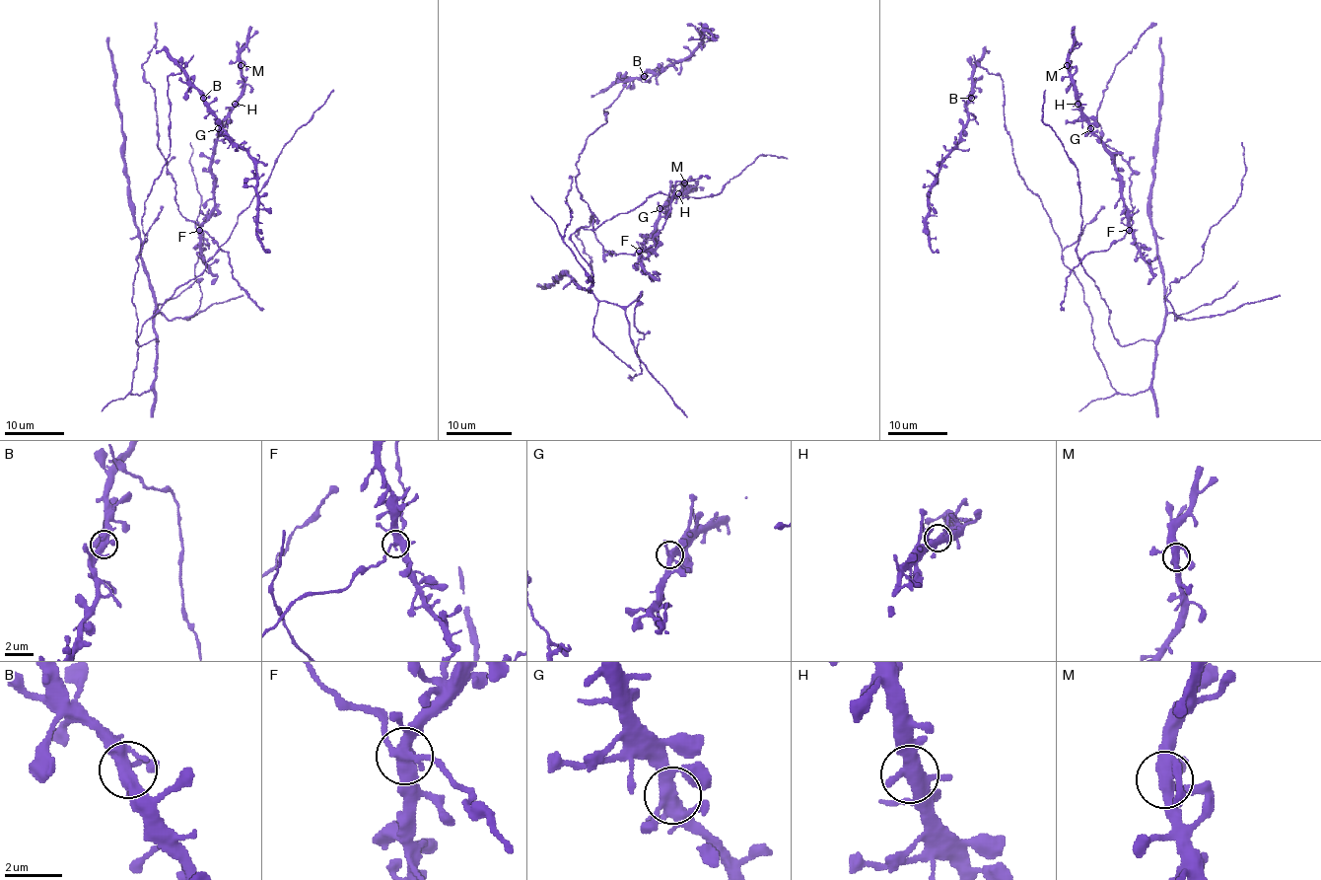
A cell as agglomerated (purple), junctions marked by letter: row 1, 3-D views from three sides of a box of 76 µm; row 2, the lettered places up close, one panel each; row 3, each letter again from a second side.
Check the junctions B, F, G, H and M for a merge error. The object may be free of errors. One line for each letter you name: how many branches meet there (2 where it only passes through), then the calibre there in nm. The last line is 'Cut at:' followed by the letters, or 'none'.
F: Branches: 5. Thickness 400 nm
Cut at: F

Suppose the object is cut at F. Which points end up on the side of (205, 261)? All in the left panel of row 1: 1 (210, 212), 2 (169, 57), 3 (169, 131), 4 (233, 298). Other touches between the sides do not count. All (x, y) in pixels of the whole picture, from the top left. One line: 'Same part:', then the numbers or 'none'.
Same part: 1, 2, 3, 4

